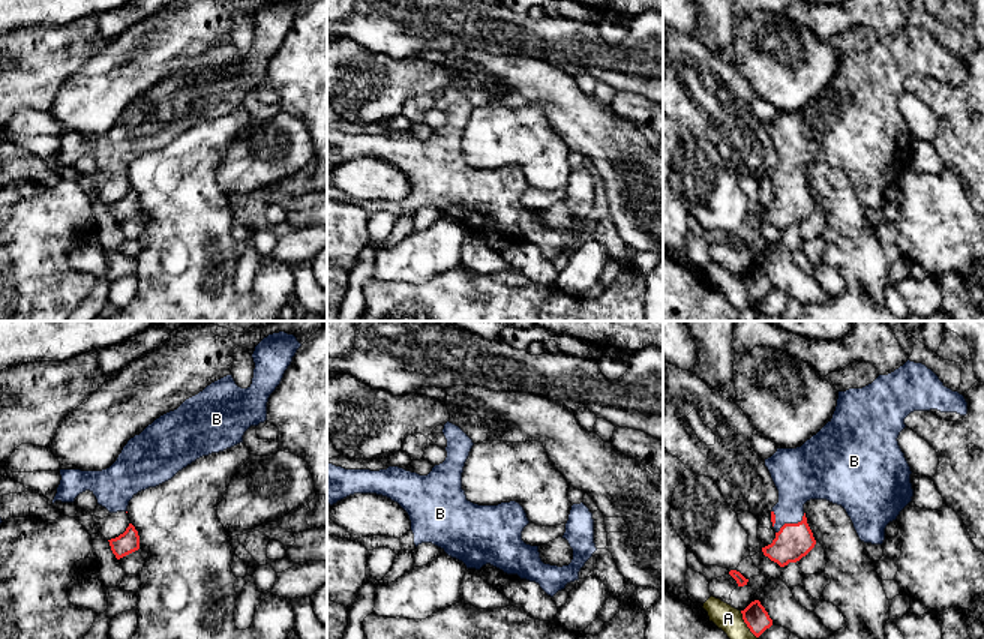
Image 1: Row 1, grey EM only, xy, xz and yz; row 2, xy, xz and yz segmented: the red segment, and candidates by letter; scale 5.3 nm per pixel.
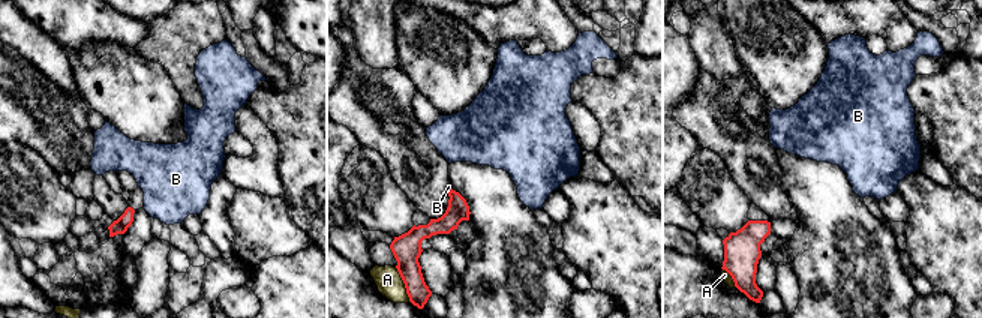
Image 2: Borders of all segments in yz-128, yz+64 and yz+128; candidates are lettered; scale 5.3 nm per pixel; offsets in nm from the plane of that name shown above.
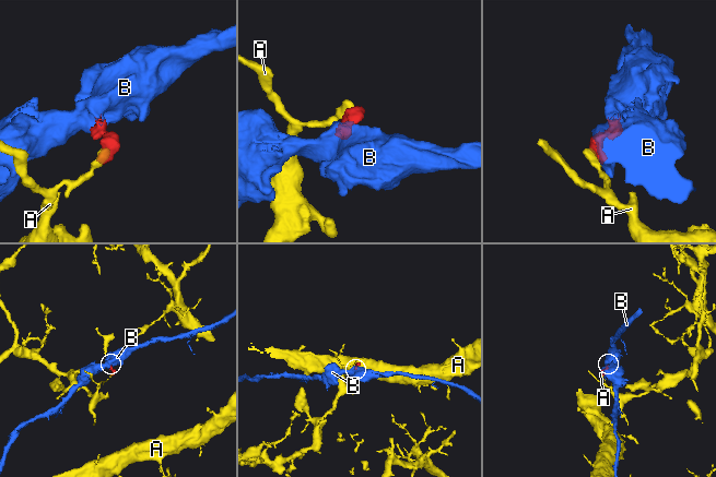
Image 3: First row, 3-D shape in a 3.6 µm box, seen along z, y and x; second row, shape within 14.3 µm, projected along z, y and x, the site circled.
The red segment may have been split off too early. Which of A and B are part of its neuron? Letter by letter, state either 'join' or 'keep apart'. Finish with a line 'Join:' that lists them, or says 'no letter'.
A: keep apart
B: join
Join: B

